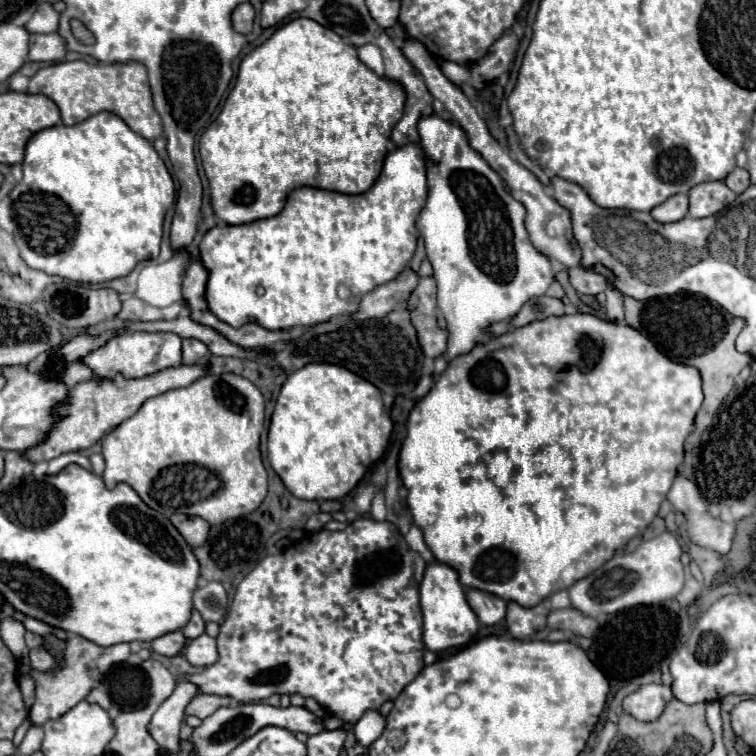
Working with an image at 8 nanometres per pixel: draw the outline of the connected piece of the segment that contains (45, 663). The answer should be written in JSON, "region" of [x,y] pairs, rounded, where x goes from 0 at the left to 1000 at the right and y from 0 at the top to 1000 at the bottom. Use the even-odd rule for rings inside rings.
{"region":[[[54,854],[54,857],[44,857],[44,862],[38,862],[41,870],[41,881],[49,886],[65,886],[73,878],[73,870]]]}

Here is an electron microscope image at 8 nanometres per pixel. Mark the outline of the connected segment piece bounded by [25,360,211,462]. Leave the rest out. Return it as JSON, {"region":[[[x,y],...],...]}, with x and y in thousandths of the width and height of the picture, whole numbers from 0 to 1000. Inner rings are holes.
{"region":[[[276,476],[269,481],[239,481],[231,487],[218,487],[205,495],[194,495],[189,500],[165,500],[163,495],[152,495],[149,500],[120,500],[115,505],[104,505],[99,513],[94,513],[94,534],[89,540],[78,540],[78,561],[67,569],[67,577],[62,577],[62,587],[52,587],[52,593],[41,593],[41,598],[33,598],[33,603],[41,611],[62,611],[83,598],[102,598],[110,593],[123,590],[136,574],[142,574],[147,566],[157,563],[163,556],[173,553],[189,534],[189,529],[216,521],[226,513],[250,511],[266,497],[276,495]]]}

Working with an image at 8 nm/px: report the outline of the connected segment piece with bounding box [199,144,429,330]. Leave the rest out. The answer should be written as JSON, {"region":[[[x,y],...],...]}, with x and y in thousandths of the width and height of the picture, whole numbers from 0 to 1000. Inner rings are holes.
{"region":[[[536,190],[512,204],[499,241],[480,257],[464,259],[398,246],[380,259],[380,270],[366,286],[319,299],[284,299],[263,323],[263,339],[279,360],[274,373],[274,399],[279,413],[308,434],[337,426],[353,437],[417,431],[443,418],[470,415],[483,389],[522,370],[522,365],[538,354],[552,320],[549,291],[565,257],[565,212],[557,204],[557,193]]]}

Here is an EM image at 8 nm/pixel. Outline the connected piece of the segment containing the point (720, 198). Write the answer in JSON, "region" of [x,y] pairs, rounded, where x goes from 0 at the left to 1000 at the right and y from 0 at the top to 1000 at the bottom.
{"region":[[[930,241],[911,254],[911,286],[935,288],[964,272],[975,257],[962,249],[959,241]]]}

